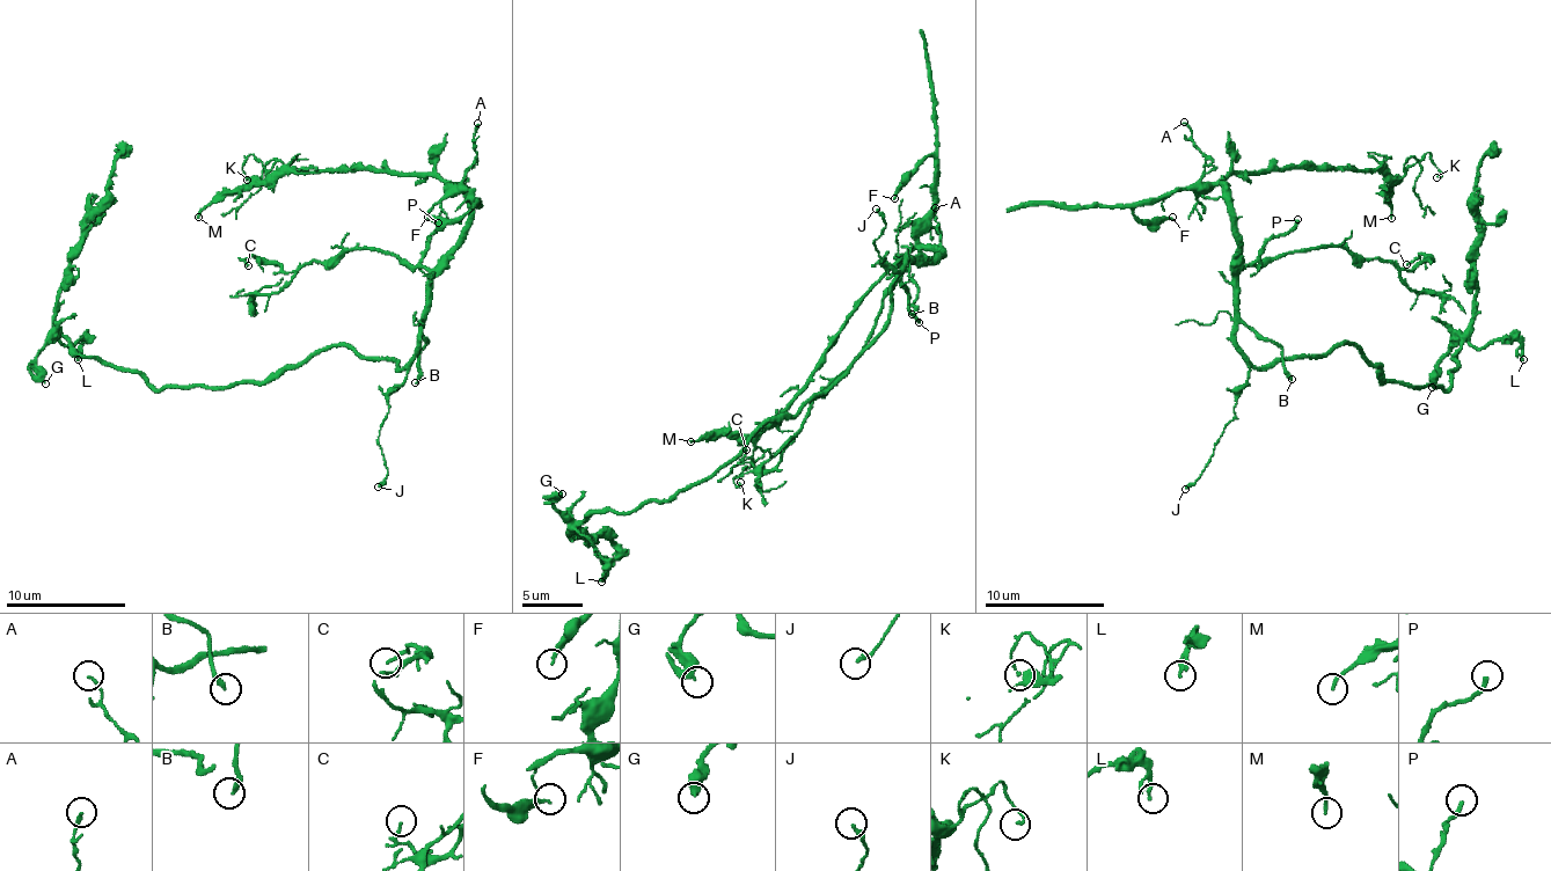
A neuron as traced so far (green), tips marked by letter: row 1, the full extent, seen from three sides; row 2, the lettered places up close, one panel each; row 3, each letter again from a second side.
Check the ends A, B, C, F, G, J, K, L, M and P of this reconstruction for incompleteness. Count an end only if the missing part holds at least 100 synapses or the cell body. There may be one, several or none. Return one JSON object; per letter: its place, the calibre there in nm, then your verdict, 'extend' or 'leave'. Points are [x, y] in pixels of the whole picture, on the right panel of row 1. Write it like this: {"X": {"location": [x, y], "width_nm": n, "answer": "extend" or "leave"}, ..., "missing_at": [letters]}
{"A": {"location": [1184, 122], "width_nm": 140, "answer": "leave"}, "B": {"location": [1292, 379], "width_nm": 240, "answer": "extend"}, "C": {"location": [1406, 264], "width_nm": 80, "answer": "leave"}, "F": {"location": [1172, 217], "width_nm": 240, "answer": "leave"}, "G": {"location": [1432, 387], "width_nm": 480, "answer": "leave"}, "J": {"location": [1185, 489], "width_nm": 190, "answer": "leave"}, "K": {"location": [1436, 177], "width_nm": 120, "answer": "leave"}, "L": {"location": [1523, 359], "width_nm": 240, "answer": "leave"}, "M": {"location": [1391, 218], "width_nm": 150, "answer": "leave"}, "P": {"location": [1297, 219], "width_nm": 200, "answer": "leave"}, "missing_at": ["B"]}

